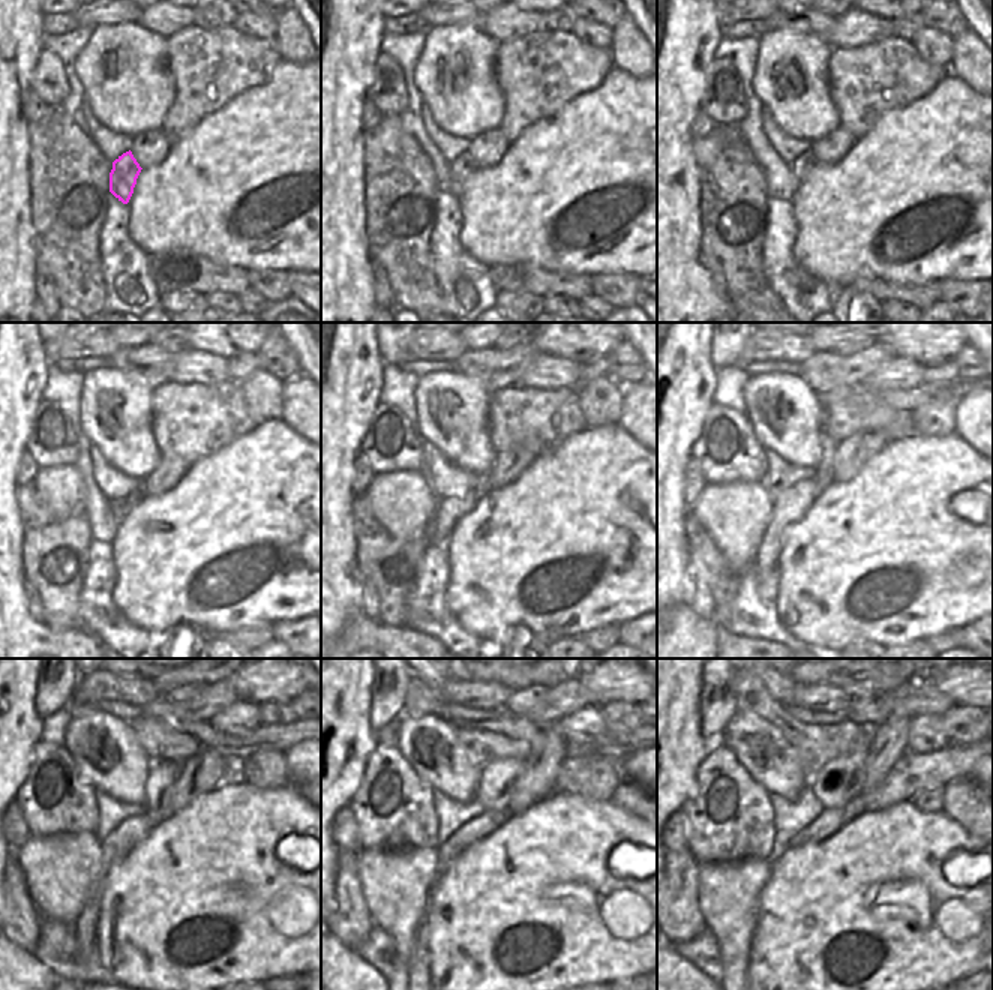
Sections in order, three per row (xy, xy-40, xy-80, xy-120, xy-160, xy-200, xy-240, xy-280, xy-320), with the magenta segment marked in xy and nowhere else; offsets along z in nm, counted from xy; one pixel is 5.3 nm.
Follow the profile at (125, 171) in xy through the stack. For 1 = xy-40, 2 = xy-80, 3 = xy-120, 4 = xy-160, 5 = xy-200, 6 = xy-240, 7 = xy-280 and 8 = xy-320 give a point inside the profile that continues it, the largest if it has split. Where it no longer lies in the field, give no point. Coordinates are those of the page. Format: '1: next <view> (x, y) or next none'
1: next xy-40 (464, 167)
2: next xy-80 (804, 162)
3: next xy-120 (134, 497)
4: next xy-160 (482, 488)
5: next xy-200 (824, 473)
6: next xy-240 (162, 773)
7: next xy-280 (498, 777)
8: next xy-320 (840, 780)

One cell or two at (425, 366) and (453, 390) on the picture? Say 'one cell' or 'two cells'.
two cells

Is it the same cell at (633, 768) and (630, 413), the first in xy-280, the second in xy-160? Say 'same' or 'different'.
same

